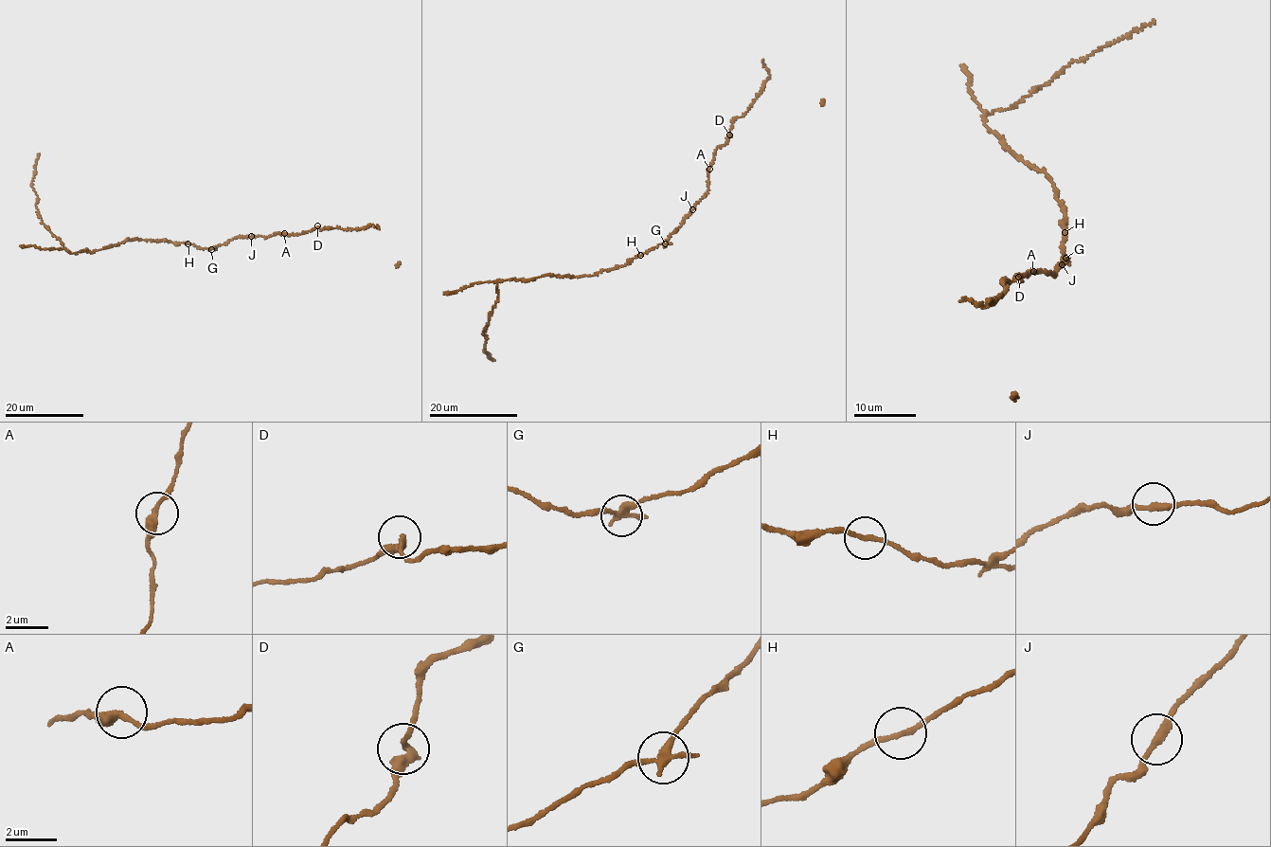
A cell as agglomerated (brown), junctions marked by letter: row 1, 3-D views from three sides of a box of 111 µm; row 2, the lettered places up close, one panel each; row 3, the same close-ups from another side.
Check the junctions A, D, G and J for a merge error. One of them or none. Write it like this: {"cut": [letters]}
{"cut": ["G"]}

